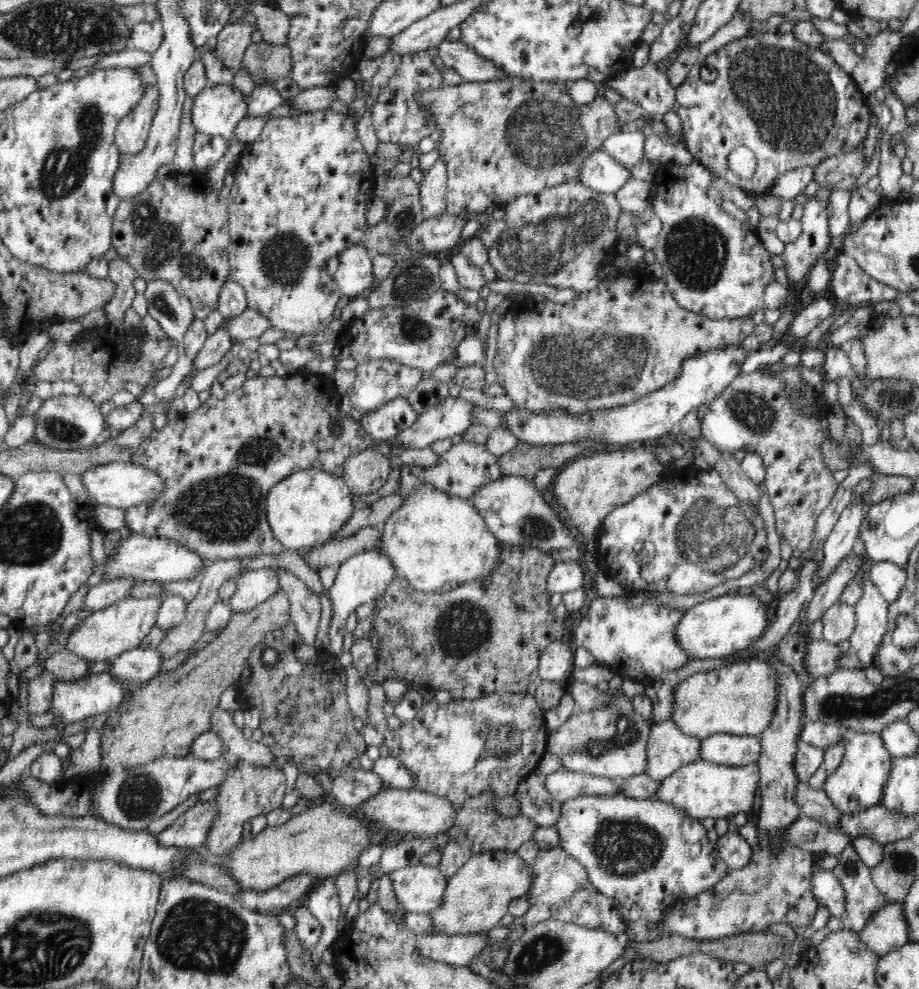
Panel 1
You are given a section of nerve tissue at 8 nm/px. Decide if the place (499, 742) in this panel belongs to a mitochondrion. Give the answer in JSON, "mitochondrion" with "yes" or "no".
{"mitochondrion":"yes"}

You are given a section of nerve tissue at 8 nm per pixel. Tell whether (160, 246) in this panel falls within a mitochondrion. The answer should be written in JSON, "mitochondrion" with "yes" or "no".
{"mitochondrion":"yes"}

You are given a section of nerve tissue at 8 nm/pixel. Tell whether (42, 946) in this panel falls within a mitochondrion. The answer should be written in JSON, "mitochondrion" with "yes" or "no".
{"mitochondrion":"yes"}

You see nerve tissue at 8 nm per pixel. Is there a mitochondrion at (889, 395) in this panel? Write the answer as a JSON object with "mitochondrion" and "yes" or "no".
{"mitochondrion":"yes"}

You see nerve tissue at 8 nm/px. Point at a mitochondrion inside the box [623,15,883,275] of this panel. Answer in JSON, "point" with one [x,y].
{"point":[775,82]}

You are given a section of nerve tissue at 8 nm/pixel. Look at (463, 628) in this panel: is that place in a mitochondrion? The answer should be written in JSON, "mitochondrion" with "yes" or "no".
{"mitochondrion":"yes"}

